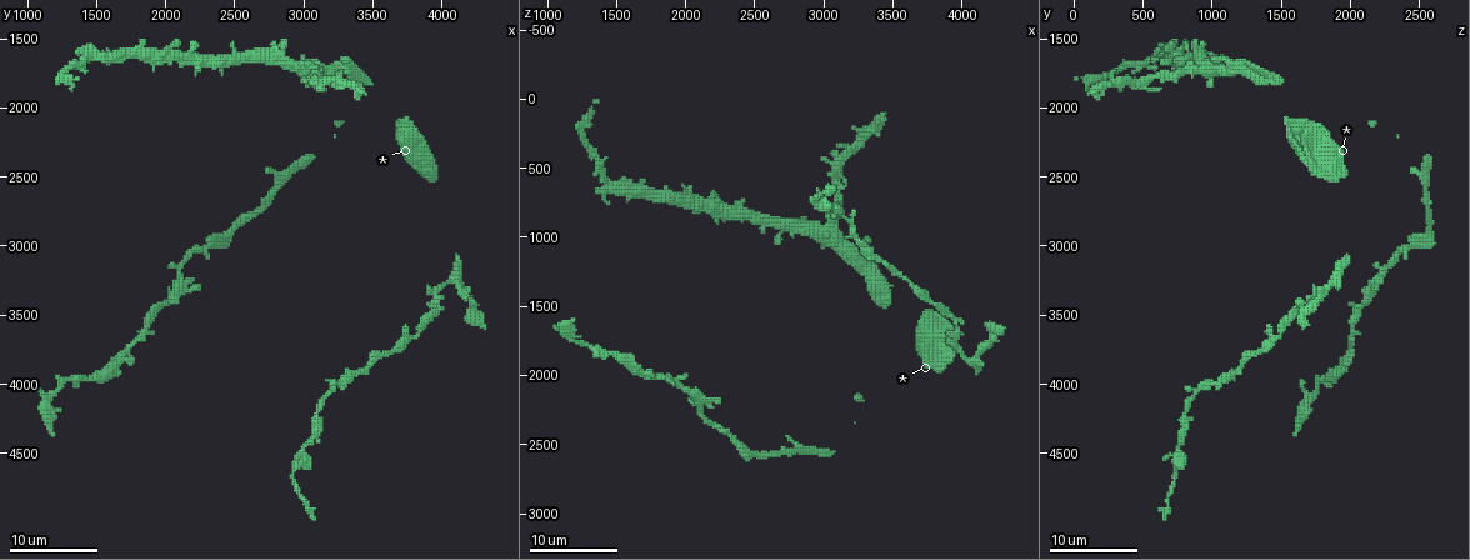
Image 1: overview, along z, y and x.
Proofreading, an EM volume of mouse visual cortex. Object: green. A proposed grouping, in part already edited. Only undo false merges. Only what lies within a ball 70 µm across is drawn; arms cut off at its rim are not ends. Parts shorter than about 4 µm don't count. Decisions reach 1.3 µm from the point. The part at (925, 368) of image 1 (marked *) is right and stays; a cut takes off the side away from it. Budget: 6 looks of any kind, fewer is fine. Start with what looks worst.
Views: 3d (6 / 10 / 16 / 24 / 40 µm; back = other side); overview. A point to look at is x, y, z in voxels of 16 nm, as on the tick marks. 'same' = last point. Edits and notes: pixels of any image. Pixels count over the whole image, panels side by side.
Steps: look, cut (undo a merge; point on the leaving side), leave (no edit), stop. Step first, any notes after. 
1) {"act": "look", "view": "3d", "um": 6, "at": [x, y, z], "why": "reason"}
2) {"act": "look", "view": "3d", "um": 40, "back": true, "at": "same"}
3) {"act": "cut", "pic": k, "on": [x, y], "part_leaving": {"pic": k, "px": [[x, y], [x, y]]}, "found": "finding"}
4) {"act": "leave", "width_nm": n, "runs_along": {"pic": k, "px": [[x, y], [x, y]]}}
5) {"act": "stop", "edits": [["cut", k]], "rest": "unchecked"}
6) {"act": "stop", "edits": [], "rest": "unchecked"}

{"act": "look", "view": "3d", "um": 16, "at": [1200, 4060, 1760], "why": "thick turns thin"}

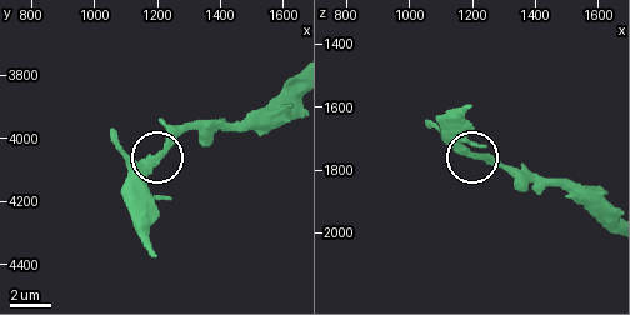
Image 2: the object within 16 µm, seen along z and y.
{"act": "leave", "runs_along": {"pic": 2, "px": [[291, 79], [241, 123], [175, 134], [141, 188]]}, "found": "all the same neuron"}

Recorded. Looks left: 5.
{"act": "look", "view": "3d", "um": 6, "at": [3740, 3680, 1480], "why": "three-way junction"}

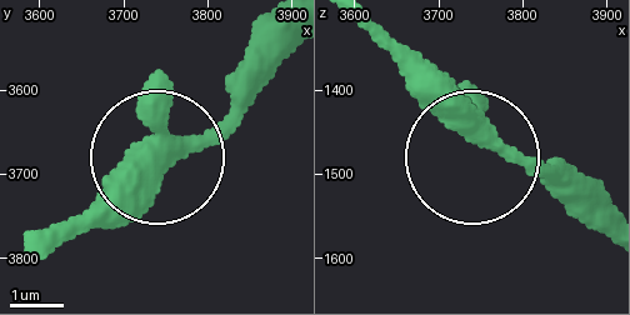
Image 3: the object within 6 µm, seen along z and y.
{"act": "leave", "arms": 3, "found": "one neuron here"}

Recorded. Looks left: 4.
{"act": "look", "view": "3d", "um": 10, "at": [2660, 2740, 2540], "why": "narrows sharply"}

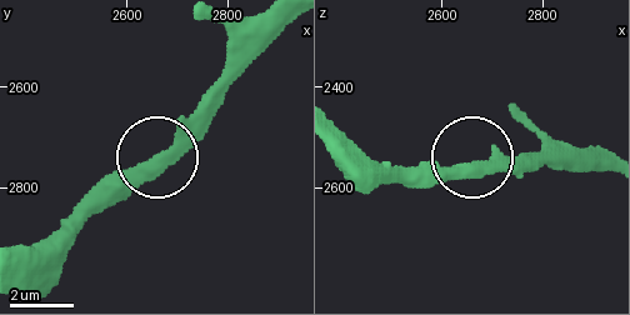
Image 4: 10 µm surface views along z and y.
{"act": "look", "view": "3d", "um": 6, "at": [2670, 2740, 2555]}

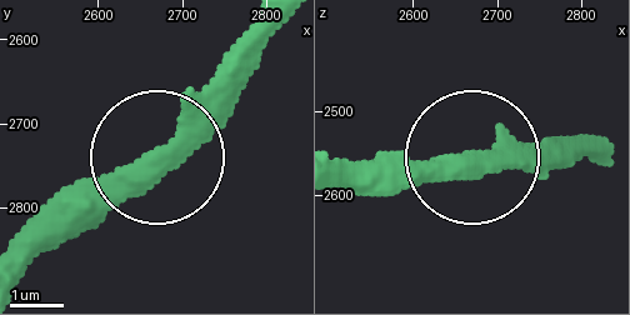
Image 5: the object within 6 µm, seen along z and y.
{"act": "leave", "found": "one neuron here"}

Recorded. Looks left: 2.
{"act": "stop", "edits": [], "rest": "unchecked"}

